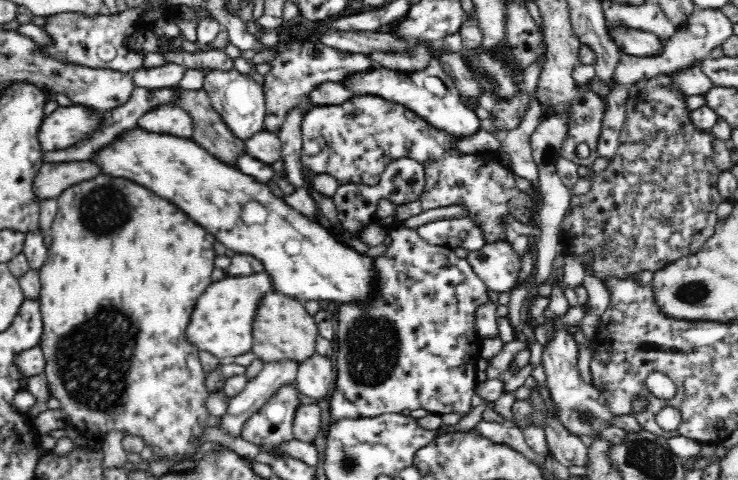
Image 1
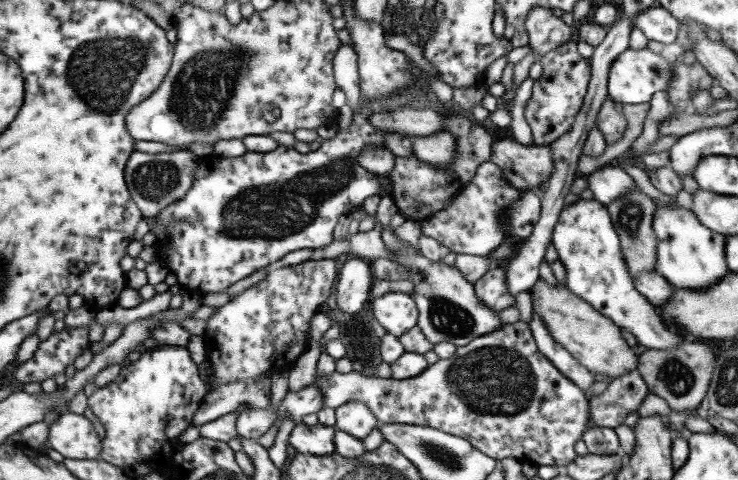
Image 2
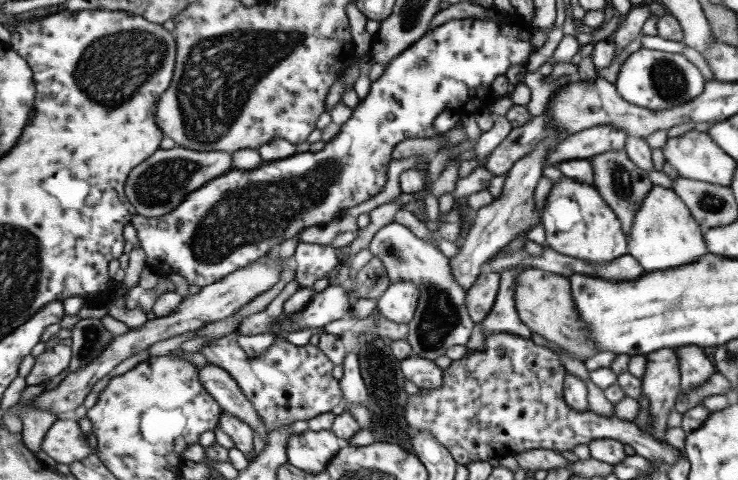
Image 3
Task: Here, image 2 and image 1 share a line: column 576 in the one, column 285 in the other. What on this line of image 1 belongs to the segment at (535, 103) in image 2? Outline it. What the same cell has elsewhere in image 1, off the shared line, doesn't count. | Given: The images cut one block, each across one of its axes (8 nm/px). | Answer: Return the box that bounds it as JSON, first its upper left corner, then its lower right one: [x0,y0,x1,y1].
[264,40,378,134]

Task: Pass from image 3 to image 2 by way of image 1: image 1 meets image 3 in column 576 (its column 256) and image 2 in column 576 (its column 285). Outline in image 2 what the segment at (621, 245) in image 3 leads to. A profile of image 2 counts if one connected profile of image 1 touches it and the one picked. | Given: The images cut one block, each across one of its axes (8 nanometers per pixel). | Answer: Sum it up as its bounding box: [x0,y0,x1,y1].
[551,200,685,352]

